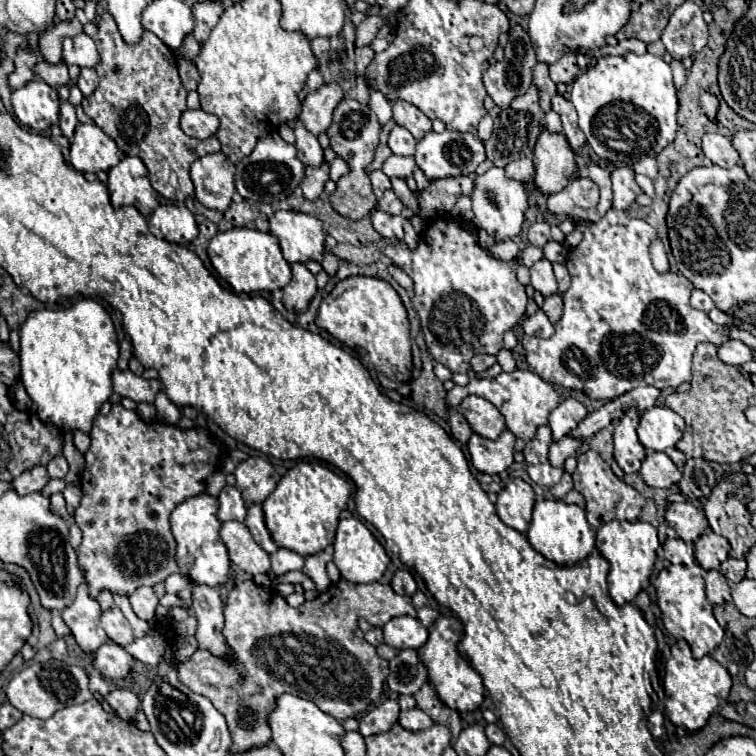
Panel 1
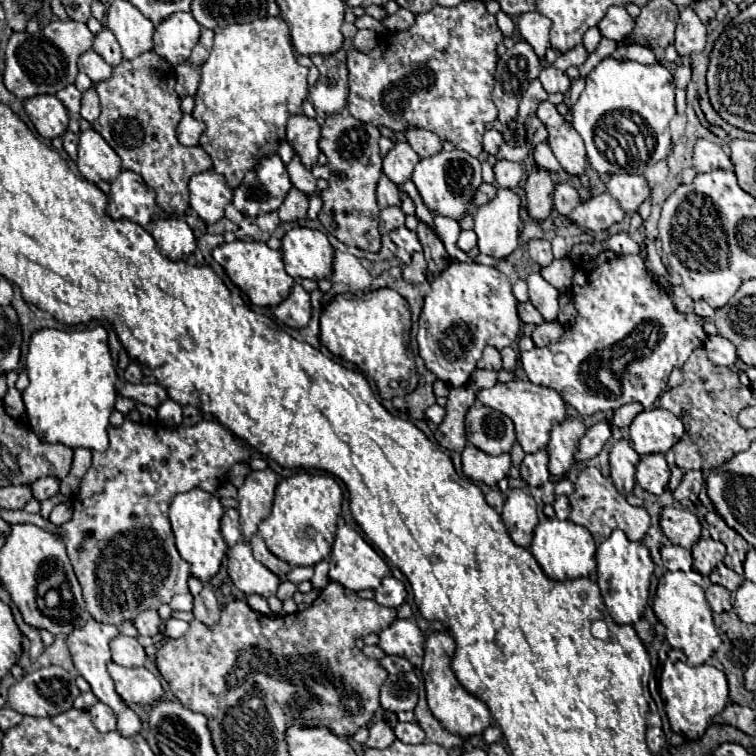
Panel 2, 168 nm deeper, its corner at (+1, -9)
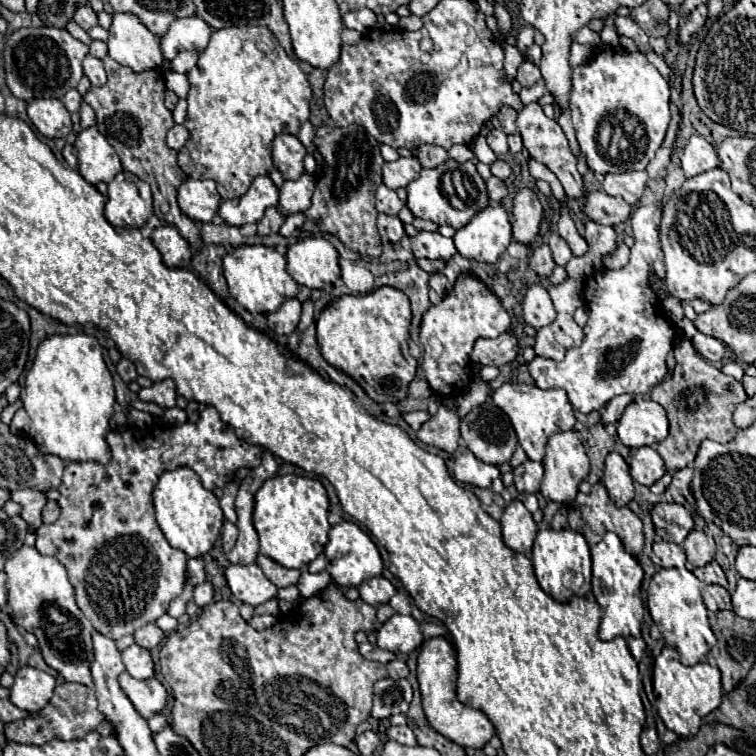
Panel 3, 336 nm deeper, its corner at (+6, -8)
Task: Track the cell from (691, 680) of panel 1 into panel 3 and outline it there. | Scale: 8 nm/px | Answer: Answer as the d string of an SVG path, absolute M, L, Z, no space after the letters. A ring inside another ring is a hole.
M668 646L654 659L652 680L653 685L643 685L650 703L658 711L666 728L674 730L682 738L694 736L698 732L702 718L720 706L724 695L718 668L710 666L708 662L684 666L678 652Z

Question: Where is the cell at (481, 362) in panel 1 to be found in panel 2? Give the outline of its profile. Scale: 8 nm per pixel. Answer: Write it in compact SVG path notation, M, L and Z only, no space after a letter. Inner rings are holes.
M485 347L485 349L483 349L483 355L481 355L479 363L477 363L477 367L481 367L481 369L501 371L501 365L503 365L501 349L497 349L497 347Z

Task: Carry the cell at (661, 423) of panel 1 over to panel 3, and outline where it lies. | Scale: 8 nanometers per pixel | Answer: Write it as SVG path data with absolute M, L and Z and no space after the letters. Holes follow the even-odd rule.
M654 400L632 402L618 420L618 438L628 448L654 446L668 436L666 410Z

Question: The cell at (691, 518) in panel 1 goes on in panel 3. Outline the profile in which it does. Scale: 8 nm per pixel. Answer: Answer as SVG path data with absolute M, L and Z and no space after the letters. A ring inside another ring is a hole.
M668 502L656 504L652 508L652 520L654 520L656 534L662 540L674 542L678 546L684 542L684 538L694 528L692 514L680 504L668 504Z

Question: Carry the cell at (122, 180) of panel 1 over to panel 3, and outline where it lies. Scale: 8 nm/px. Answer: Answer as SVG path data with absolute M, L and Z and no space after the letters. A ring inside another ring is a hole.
M118 172L108 184L108 202L104 214L112 226L144 226L152 216L152 192L130 172Z

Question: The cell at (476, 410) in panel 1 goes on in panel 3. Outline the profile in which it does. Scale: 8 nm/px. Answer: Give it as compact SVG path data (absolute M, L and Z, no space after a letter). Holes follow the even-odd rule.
M492 402L472 408L460 422L460 434L478 460L496 466L510 462L518 446L510 418Z

